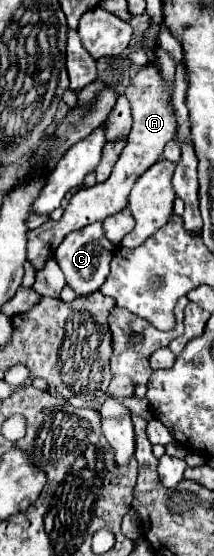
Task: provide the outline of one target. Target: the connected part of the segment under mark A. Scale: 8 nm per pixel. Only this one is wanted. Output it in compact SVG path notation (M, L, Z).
M142 66L142 70L130 80L124 96L132 104L132 116L134 116L134 128L128 136L128 142L120 154L120 160L116 162L110 178L102 184L96 184L86 190L78 190L72 200L68 202L62 218L52 224L52 220L46 220L40 228L28 232L28 246L26 246L26 258L34 266L34 270L40 270L44 262L54 254L54 250L60 246L60 242L66 238L66 234L80 230L92 222L104 222L108 216L120 212L126 208L128 194L140 178L152 164L156 164L162 156L162 148L166 142L170 142L176 136L178 130L178 118L172 108L172 96L174 96L174 82L166 82L160 70L156 66Z

